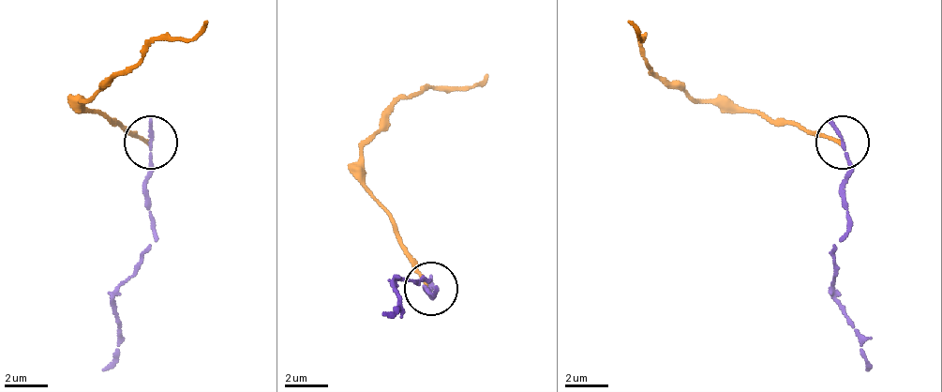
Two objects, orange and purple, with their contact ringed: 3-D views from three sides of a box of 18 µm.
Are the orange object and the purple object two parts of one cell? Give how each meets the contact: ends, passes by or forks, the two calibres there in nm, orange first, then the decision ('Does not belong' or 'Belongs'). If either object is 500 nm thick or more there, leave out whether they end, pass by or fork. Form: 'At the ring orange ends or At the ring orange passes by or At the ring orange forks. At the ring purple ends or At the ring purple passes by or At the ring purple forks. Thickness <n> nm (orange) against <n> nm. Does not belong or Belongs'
At the ring orange ends. At the ring purple ends. Thickness 130 nm (orange) against 190 nm. Does not belong

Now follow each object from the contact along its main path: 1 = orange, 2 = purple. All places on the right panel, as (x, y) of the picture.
1: (838, 141), (763, 119), (736, 103), (698, 103), (650, 66), (639, 38), (629, 22)
2: (844, 141), (848, 232), (832, 248), (832, 291), (859, 355), (870, 371)

